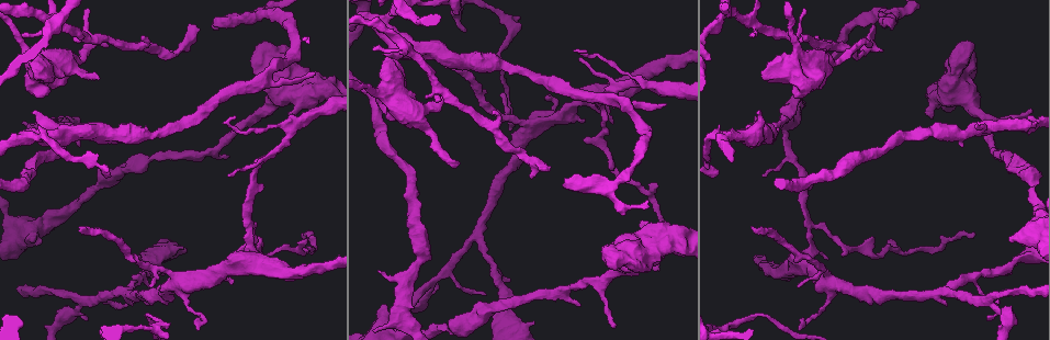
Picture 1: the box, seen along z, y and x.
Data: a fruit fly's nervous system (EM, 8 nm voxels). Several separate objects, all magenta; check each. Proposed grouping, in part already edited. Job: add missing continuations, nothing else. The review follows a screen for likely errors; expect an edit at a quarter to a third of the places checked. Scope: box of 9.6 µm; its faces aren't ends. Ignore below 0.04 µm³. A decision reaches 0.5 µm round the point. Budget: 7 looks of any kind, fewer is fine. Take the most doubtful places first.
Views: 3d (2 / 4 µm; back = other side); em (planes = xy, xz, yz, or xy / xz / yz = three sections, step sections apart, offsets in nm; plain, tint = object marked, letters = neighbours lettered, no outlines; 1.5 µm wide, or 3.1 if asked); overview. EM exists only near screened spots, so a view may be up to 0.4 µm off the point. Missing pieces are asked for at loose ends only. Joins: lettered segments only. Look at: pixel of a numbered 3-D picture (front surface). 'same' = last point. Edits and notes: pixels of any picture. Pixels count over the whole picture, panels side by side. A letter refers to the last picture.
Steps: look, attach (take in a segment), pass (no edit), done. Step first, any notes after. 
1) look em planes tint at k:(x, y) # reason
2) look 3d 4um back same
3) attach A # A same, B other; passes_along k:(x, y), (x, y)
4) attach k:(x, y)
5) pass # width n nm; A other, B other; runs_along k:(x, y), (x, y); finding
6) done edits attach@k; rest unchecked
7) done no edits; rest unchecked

look 3d 2um at 1:(458, 163) # an open end

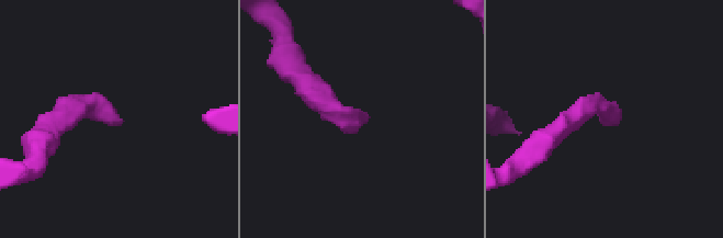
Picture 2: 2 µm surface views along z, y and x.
look em xy step 8 tint at 2:(603, 120)

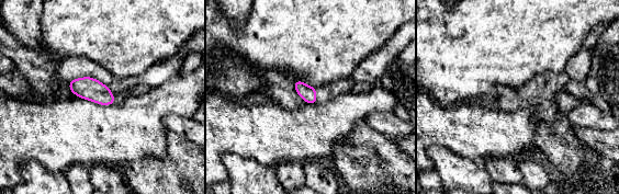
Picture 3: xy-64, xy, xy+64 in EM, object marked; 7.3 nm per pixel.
look em planes letters same # cut it another way

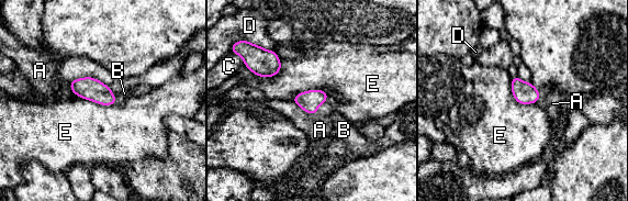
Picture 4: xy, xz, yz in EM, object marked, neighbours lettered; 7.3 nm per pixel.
attach B # longest_contact E 280 nm; A other, B same, C other, D other, E other; passes_along 4:(310, 101), (318, 105), (343, 129); it goes on there

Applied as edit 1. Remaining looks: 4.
look overview

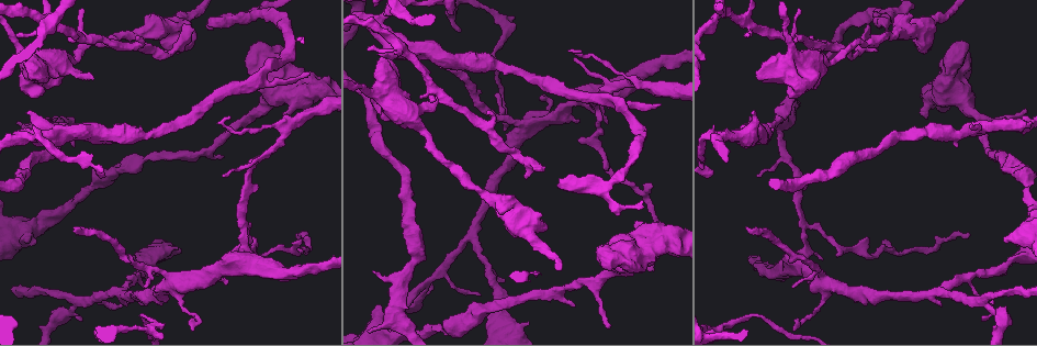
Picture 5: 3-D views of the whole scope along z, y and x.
look em yz step 8 tint at 5:(534, 169) # an open end

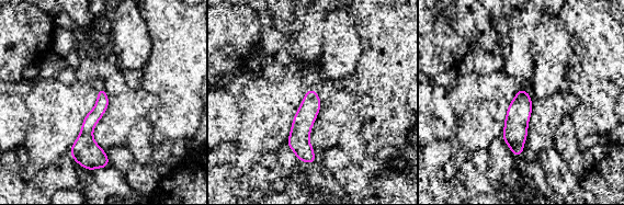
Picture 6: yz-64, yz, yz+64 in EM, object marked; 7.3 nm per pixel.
look em planes letters same

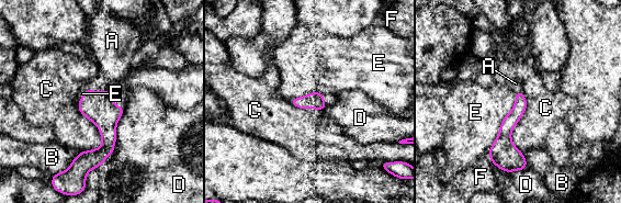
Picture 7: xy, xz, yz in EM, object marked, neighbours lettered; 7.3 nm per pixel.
attach A # A same, B other, C other, D other, E other, F other; it goes on there

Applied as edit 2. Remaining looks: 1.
done edits attach@4, attach@7; rest unchecked

